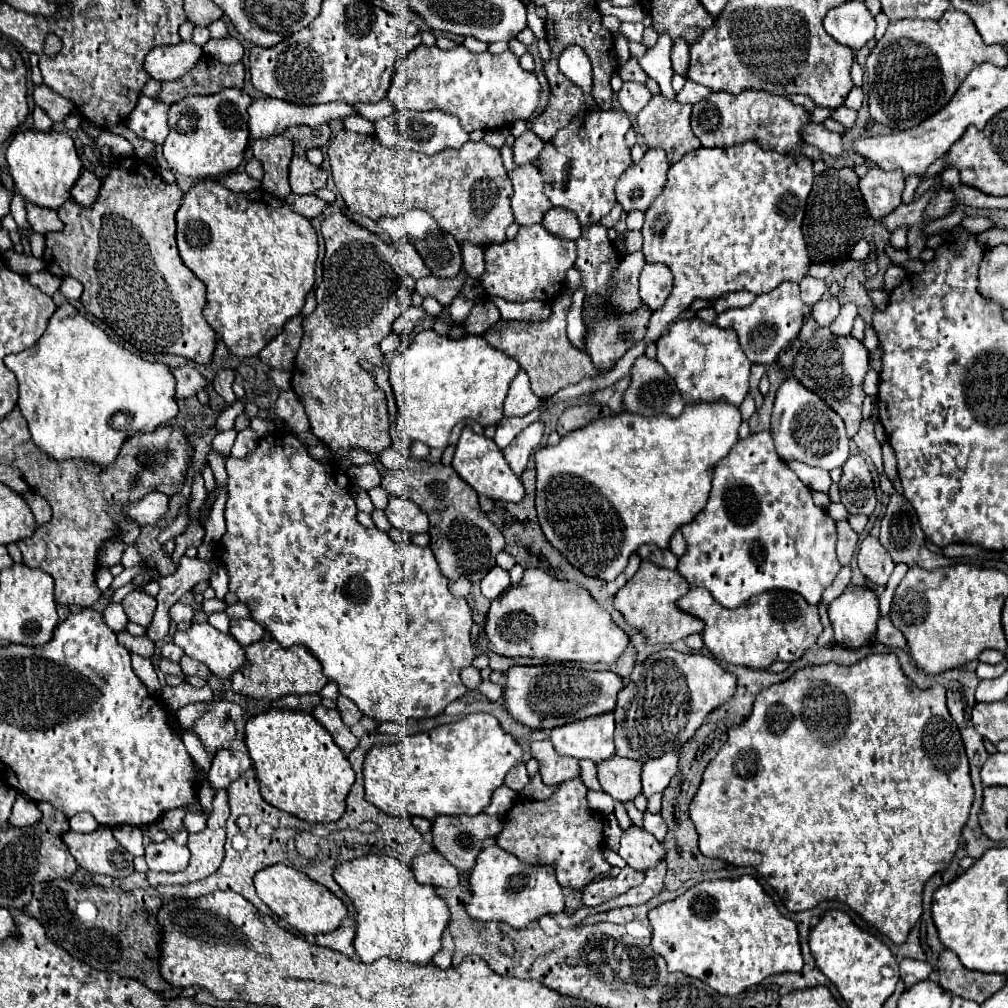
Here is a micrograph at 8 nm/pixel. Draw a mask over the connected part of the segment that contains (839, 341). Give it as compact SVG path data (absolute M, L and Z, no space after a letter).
M818 328L808 338L794 358L792 376L802 382L804 388L816 392L846 424L852 438L862 422L862 402L866 398L862 390L864 376L868 372L868 350L852 336L836 336L830 328Z

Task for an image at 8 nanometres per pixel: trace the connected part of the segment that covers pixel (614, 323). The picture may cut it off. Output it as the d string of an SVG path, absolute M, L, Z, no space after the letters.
M648 306L632 314L608 314L606 308L598 310L594 328L586 334L586 352L592 356L596 368L610 370L638 340L644 338L648 320Z

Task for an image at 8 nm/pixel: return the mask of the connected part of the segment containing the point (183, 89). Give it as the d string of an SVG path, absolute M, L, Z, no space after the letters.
M202 54L200 62L188 70L178 80L162 82L160 92L156 98L164 104L180 102L186 96L210 96L224 88L242 88L244 84L244 64L232 64L226 66L218 58L210 54Z

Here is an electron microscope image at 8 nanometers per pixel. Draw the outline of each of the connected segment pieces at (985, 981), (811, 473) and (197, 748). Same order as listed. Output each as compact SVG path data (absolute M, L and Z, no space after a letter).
M944 950L938 958L938 984L948 990L954 996L974 1000L982 1004L988 1000L996 990L1000 990L1006 984L1004 974L982 974L982 972L972 972L966 970L956 954L950 950Z
M790 462L790 468L796 470L796 474L800 476L800 480L802 480L808 488L828 494L832 480L826 470L812 468L812 466L806 466L806 464L802 464L802 462Z
M186 730L184 736L182 736L182 740L184 740L184 746L186 746L188 754L190 754L190 756L194 758L194 762L198 764L198 768L202 768L204 772L208 772L208 770L210 770L210 758L208 758L208 754L206 754L206 750L204 750L200 738L198 738L192 730Z

